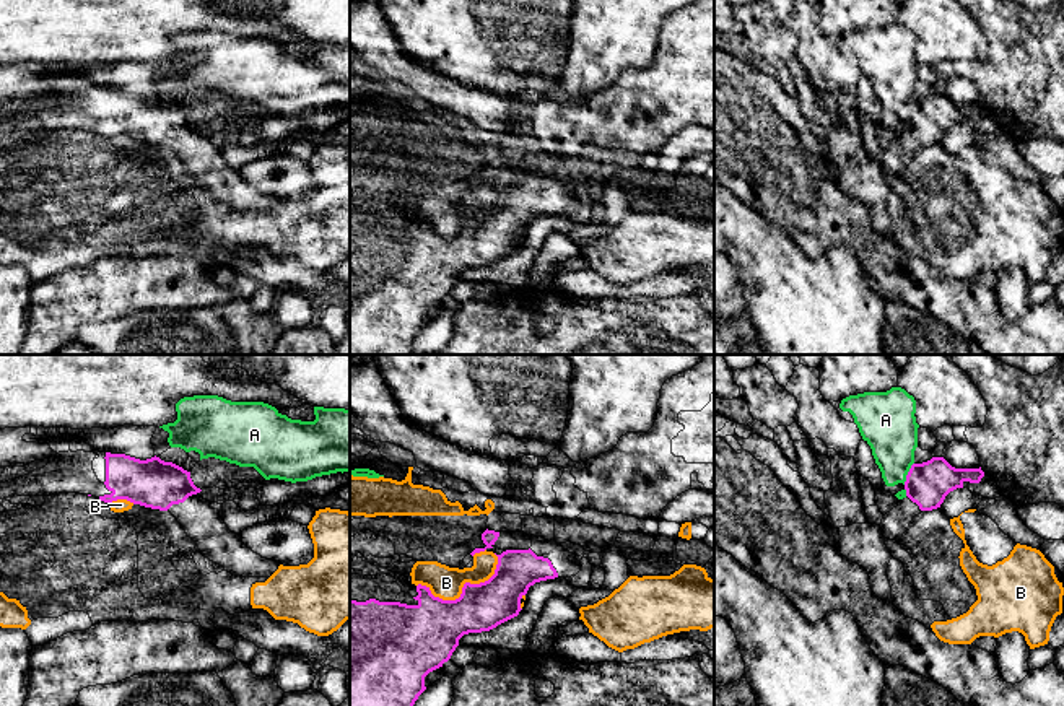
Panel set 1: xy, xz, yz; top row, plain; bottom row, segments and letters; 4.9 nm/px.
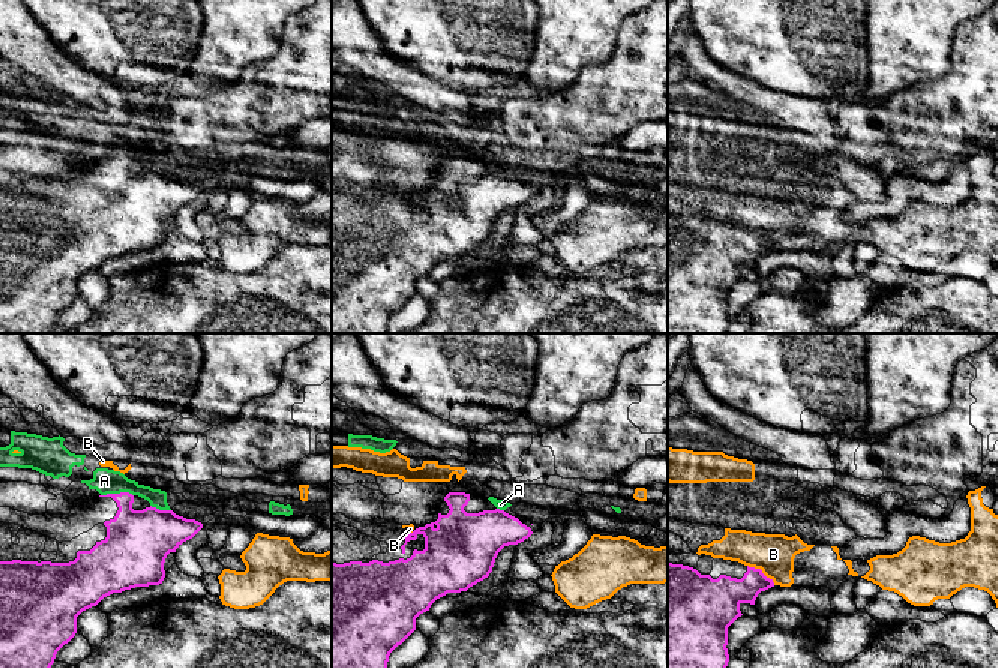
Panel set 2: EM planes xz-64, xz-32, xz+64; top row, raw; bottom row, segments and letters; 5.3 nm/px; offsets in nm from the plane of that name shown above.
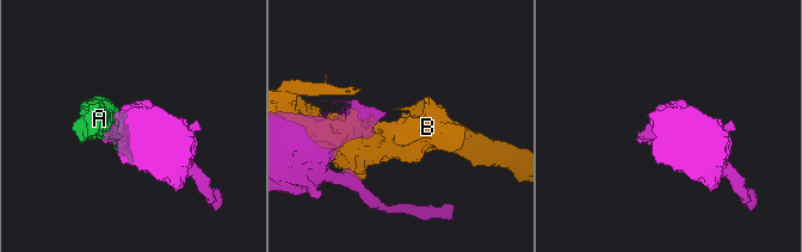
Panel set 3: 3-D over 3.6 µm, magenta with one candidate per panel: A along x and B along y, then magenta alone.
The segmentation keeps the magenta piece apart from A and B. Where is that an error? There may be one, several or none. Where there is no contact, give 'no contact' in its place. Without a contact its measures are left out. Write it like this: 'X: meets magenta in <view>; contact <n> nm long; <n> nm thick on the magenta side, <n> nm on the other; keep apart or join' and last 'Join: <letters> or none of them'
A: meets magenta in yz; contact 120 nm long; 220 nm thick on the magenta side, 260 nm on the other; keep apart
B: meets magenta in xz; contact 440 nm long; 280 nm thick on the magenta side, 160 nm on the other; keep apart
Join: none of them

